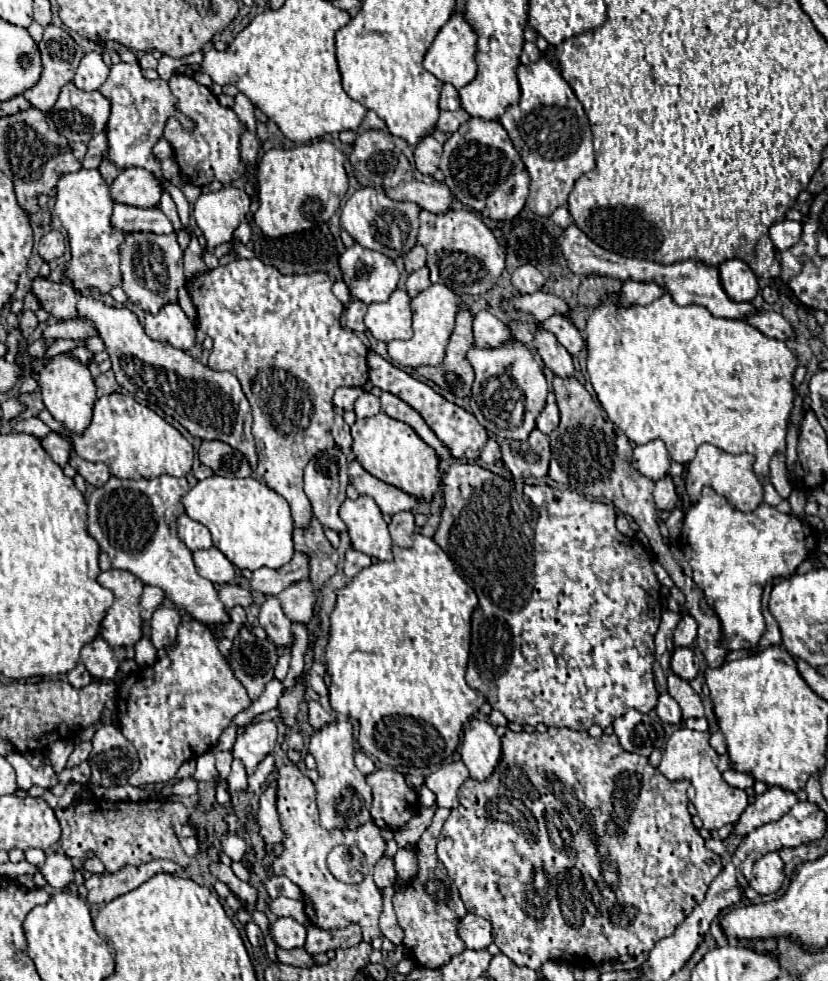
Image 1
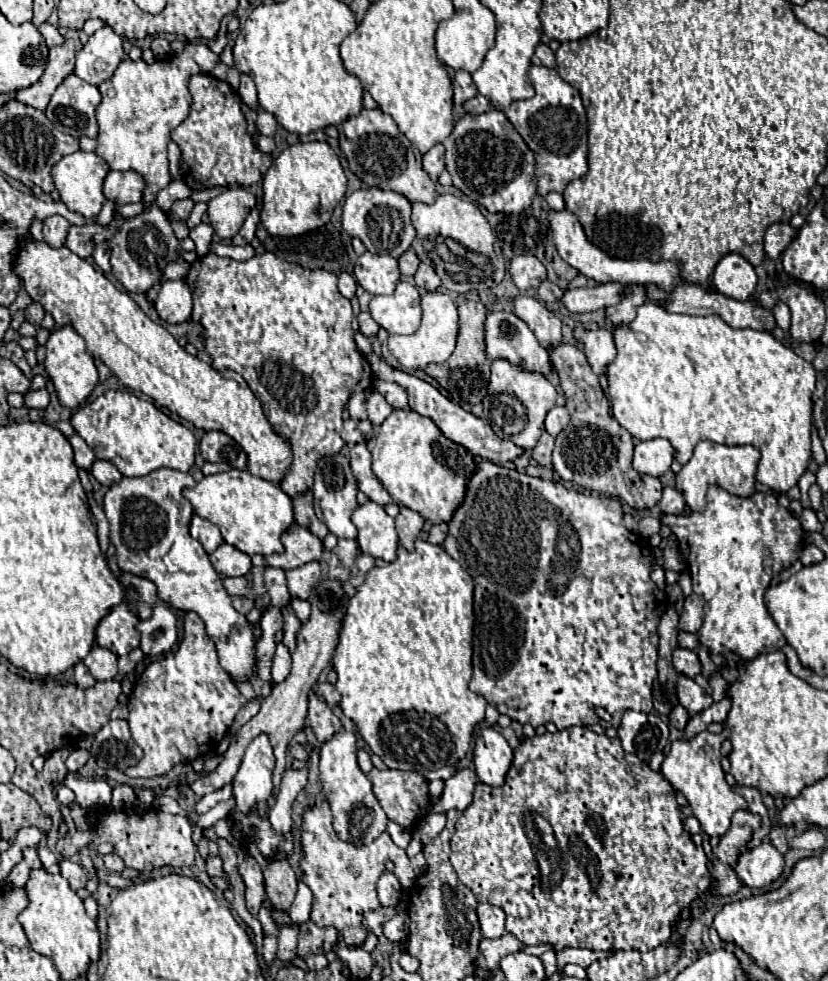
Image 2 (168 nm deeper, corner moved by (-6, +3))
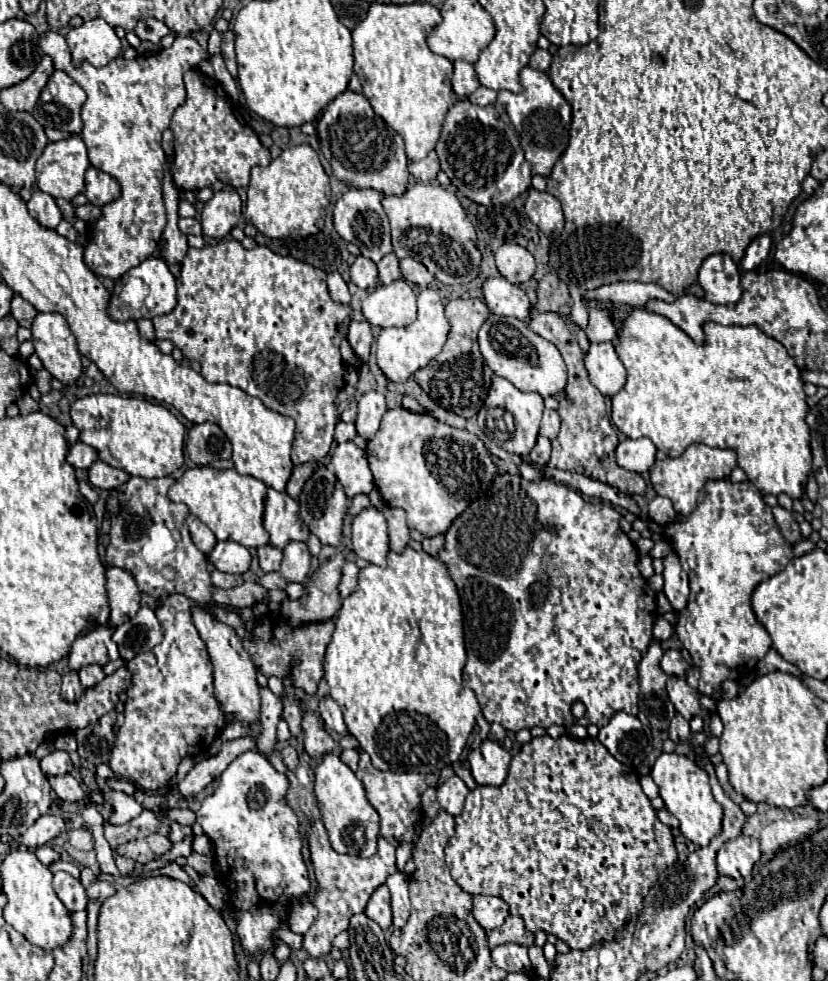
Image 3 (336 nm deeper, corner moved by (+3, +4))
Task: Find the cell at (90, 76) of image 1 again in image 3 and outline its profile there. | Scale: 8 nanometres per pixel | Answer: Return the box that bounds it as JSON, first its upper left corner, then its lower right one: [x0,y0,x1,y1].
[66,18,122,68]

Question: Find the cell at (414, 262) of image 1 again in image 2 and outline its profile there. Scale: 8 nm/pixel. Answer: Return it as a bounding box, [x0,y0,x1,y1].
[399,249,421,275]

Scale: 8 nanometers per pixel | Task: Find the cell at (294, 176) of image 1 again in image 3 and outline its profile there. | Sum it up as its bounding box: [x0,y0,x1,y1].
[244,144,330,240]

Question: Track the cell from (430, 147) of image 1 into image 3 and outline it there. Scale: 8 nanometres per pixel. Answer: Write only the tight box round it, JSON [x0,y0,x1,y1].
[408,150,440,182]

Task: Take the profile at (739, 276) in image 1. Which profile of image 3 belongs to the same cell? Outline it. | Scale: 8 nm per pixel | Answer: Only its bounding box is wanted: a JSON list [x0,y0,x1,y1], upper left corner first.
[698,254,742,304]

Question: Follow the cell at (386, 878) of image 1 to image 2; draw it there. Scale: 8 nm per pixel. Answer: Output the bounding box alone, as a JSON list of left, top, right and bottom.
[377,871,401,907]

